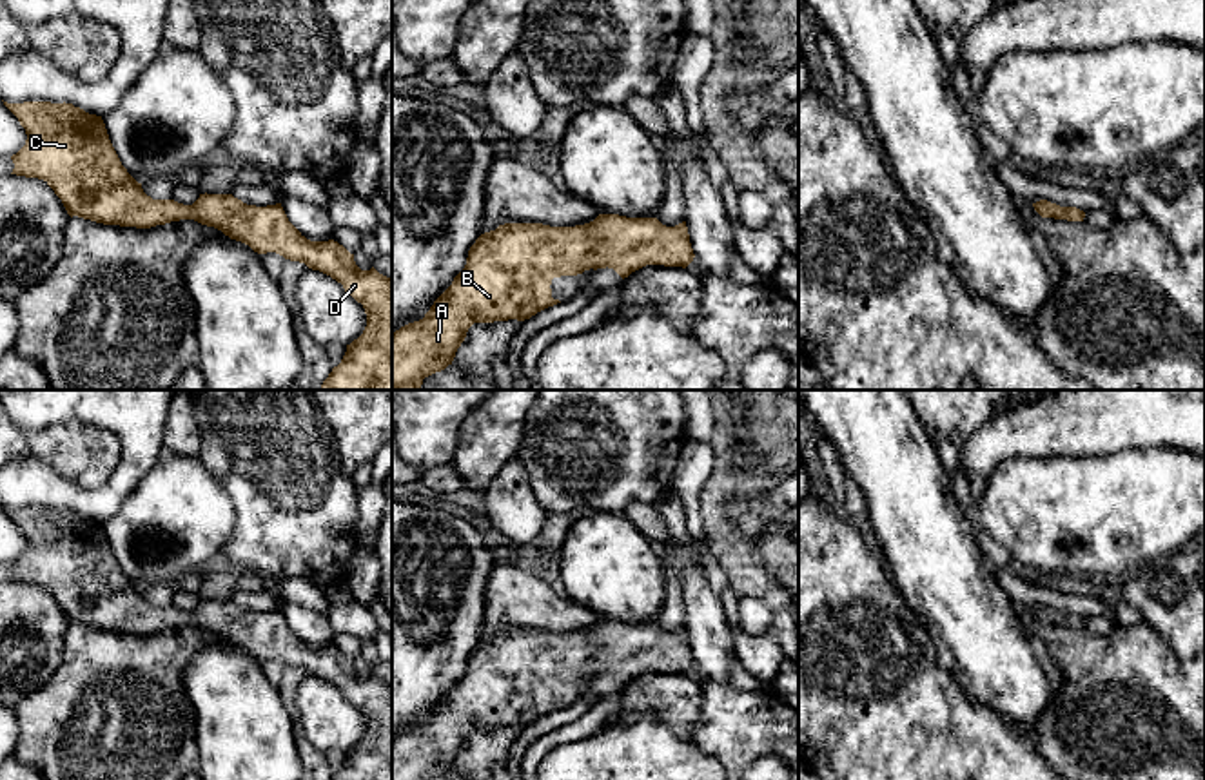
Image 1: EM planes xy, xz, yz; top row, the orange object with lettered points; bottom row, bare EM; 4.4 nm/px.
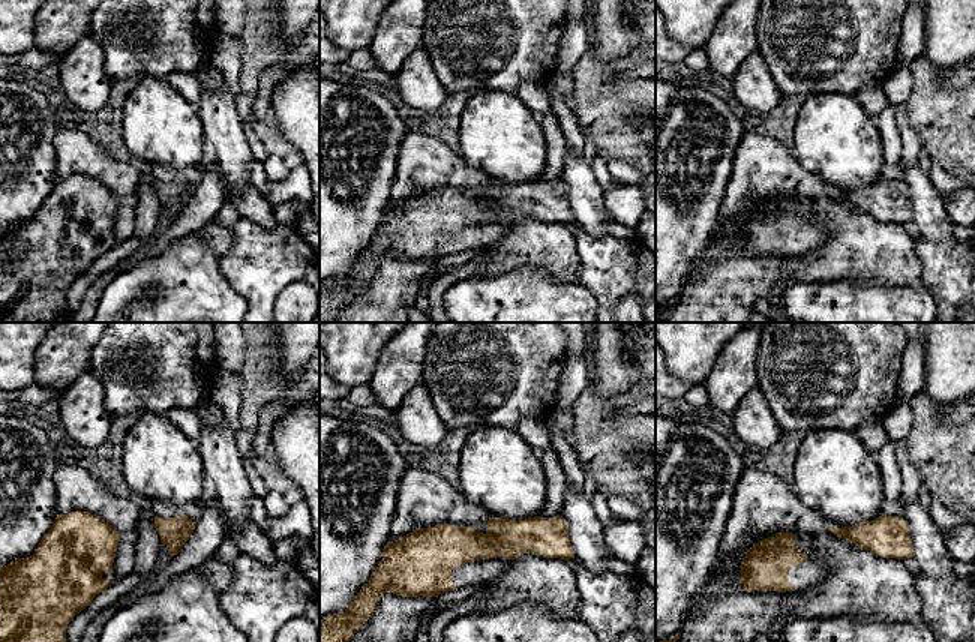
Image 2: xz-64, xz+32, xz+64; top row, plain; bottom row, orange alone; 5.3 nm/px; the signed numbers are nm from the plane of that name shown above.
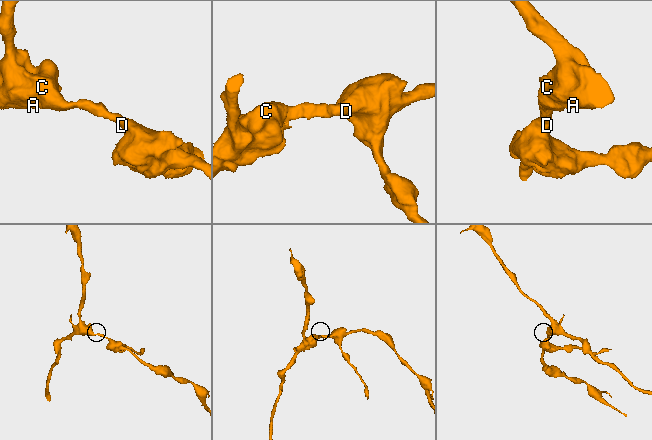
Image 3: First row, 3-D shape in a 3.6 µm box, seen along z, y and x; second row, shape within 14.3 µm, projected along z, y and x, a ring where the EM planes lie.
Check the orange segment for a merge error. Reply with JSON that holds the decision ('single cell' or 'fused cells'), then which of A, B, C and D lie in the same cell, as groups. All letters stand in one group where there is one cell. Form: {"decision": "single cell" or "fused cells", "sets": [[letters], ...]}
{"decision": "single cell", "sets": [["A", "B", "C", "D"]]}

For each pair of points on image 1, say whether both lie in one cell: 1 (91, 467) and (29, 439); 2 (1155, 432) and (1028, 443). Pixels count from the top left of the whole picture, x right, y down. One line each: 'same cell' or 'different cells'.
1: same cell
2: same cell

